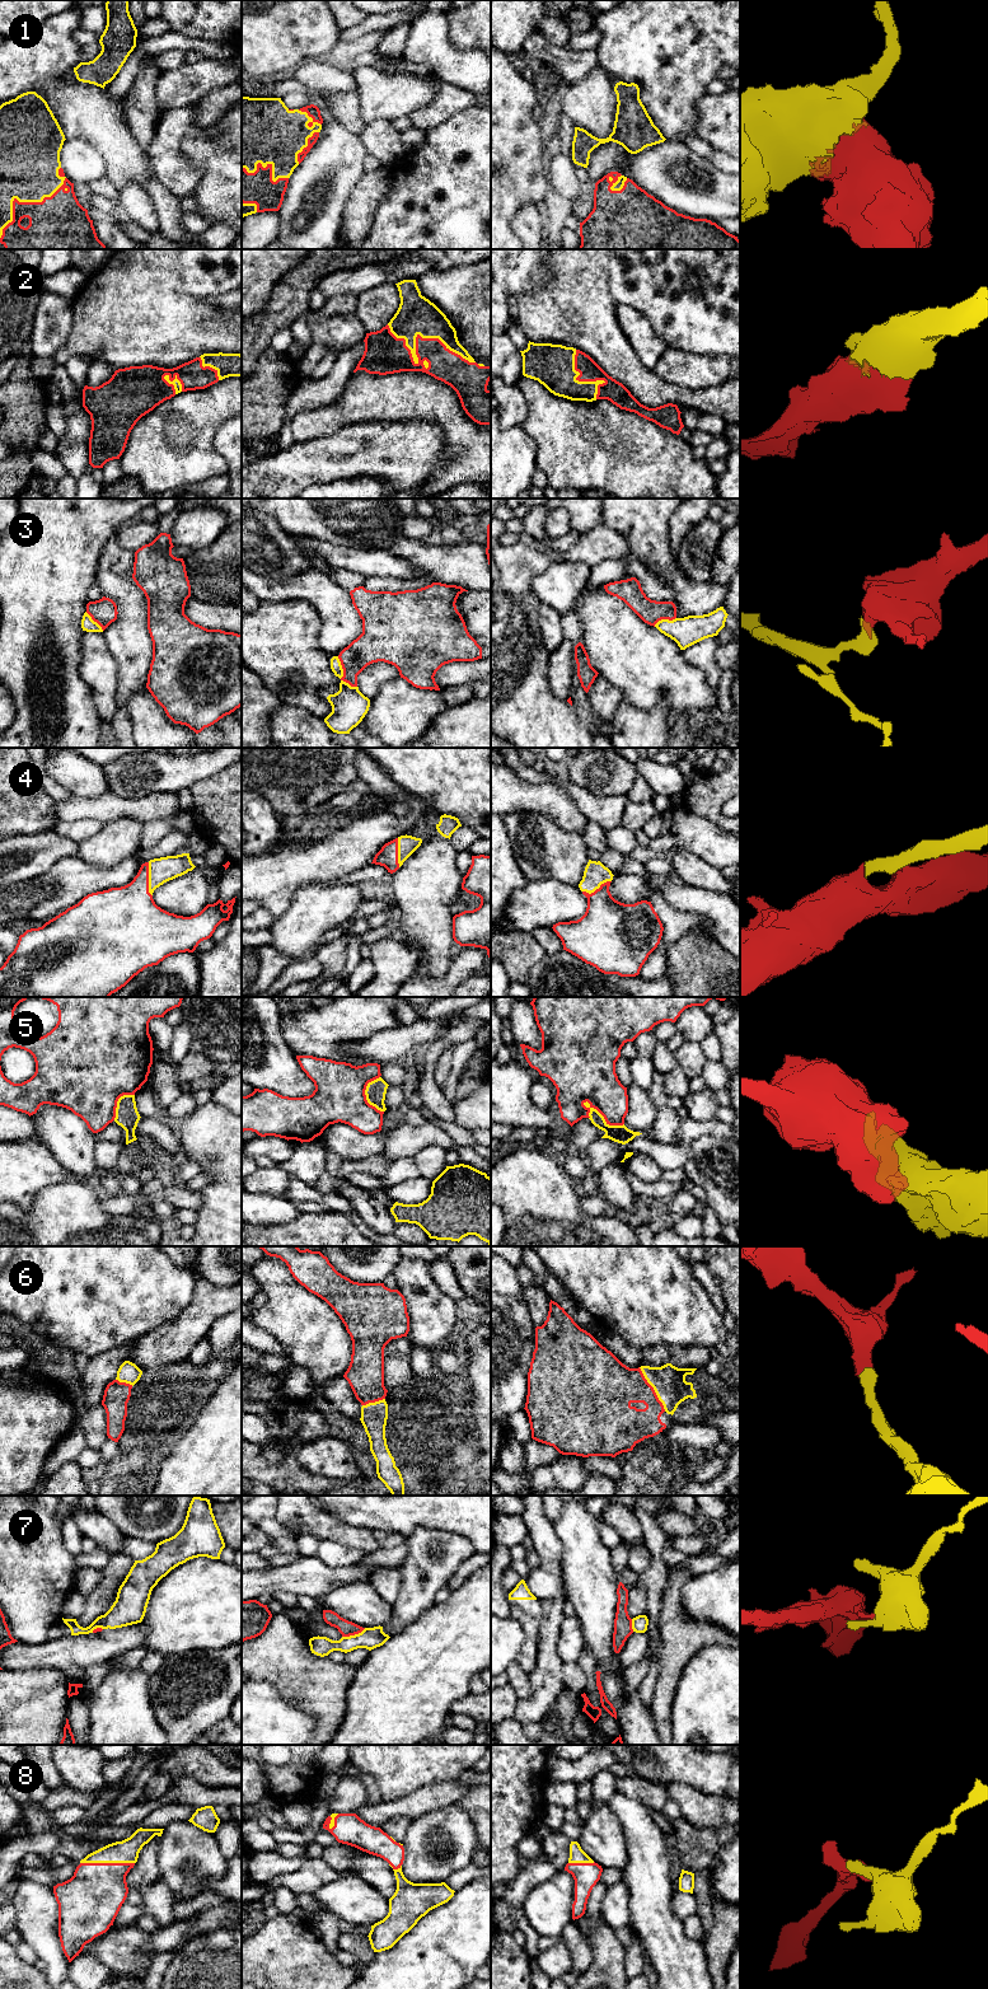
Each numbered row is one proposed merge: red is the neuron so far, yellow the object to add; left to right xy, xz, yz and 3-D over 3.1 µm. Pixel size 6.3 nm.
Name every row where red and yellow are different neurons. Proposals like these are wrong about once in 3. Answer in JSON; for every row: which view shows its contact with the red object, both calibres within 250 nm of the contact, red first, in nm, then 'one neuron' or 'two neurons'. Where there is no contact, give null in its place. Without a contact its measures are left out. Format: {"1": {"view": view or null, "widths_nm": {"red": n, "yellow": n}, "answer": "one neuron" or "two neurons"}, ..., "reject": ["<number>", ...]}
{"1": {"view": "xy", "widths_nm": {"red": 380, "yellow": 380}, "answer": "one neuron"}, "2": {"view": "xz", "widths_nm": {"red": 260, "yellow": 240}, "answer": "one neuron"}, "3": {"view": "xz", "widths_nm": {"red": 200, "yellow": 70}, "answer": "two neurons"}, "4": {"view": "xy", "widths_nm": {"red": 360, "yellow": 160}, "answer": "one neuron"}, "5": {"view": "yz", "widths_nm": {"red": 280, "yellow": 110}, "answer": "two neurons"}, "6": {"view": "yz", "widths_nm": {"red": 300, "yellow": 220}, "answer": "one neuron"}, "7": {"view": "xz", "widths_nm": {"red": 100, "yellow": 140}, "answer": "two neurons"}, "8": {"view": "xy", "widths_nm": {"red": 380, "yellow": 150}, "answer": "one neuron"}, "reject": ["3", "5", "7"]}

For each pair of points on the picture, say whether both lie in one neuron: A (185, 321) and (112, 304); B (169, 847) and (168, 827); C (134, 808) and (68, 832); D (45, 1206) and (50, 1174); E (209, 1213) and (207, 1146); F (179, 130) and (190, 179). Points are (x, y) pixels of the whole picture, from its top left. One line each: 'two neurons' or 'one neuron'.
A: one neuron
B: two neurons
C: two neurons
D: two neurons
E: one neuron
F: one neuron

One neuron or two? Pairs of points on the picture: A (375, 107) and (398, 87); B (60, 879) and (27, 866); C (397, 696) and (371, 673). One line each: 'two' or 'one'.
A: one
B: two
C: two

